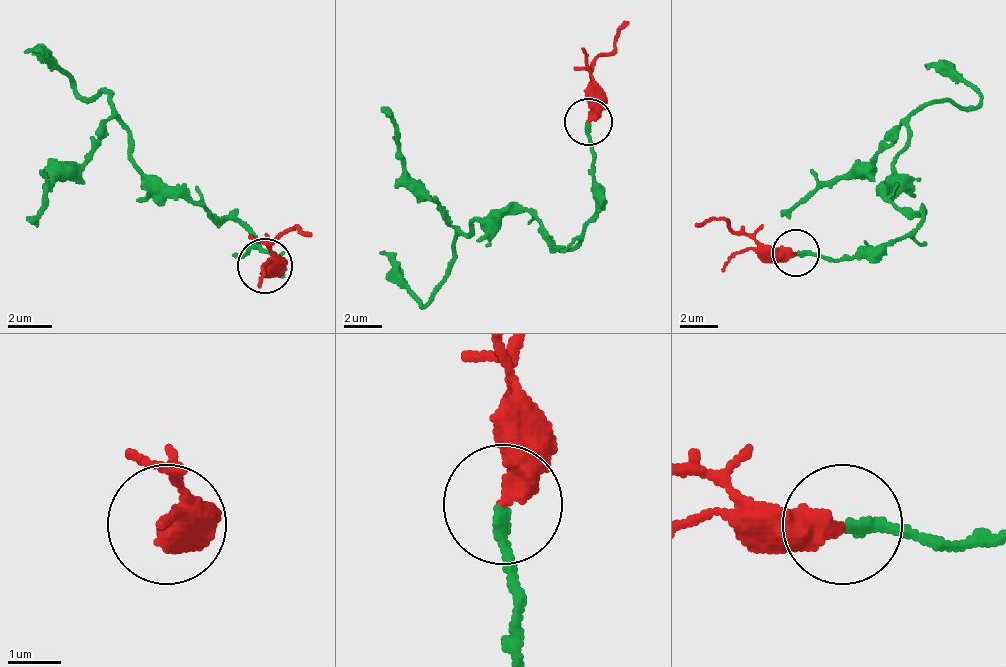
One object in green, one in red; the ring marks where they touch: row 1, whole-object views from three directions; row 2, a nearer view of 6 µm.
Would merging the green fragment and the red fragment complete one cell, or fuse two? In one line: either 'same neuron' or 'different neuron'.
same neuron

